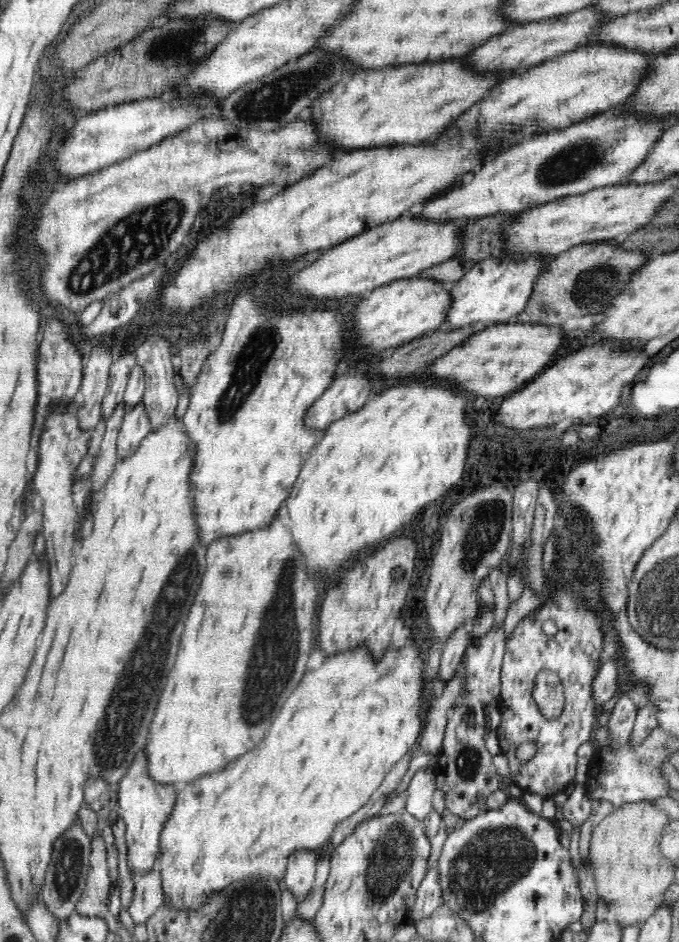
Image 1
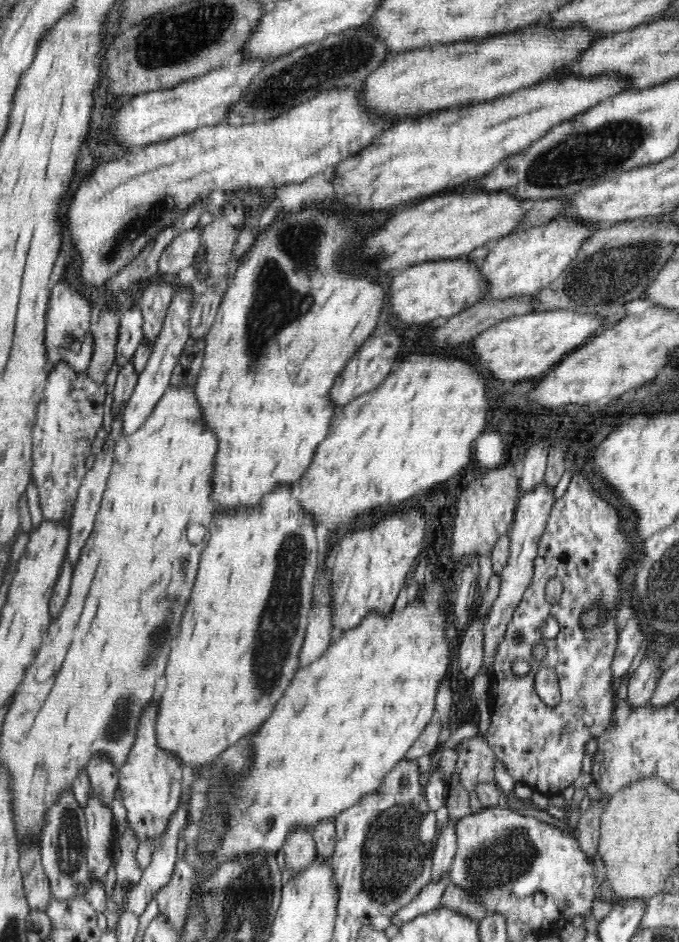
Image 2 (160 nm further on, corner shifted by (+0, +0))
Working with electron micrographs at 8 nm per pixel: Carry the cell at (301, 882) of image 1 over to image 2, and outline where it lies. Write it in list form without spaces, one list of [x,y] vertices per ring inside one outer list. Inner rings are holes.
[[[296,828],[286,837],[283,844],[286,869],[291,873],[302,872],[317,856],[313,833]]]

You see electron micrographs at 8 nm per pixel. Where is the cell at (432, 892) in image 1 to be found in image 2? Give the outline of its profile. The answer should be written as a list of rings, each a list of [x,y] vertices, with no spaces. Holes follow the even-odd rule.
[[[449,819],[444,830],[438,835],[437,845],[432,854],[432,874],[430,880],[439,881],[450,872],[456,854],[456,824],[458,820]]]

